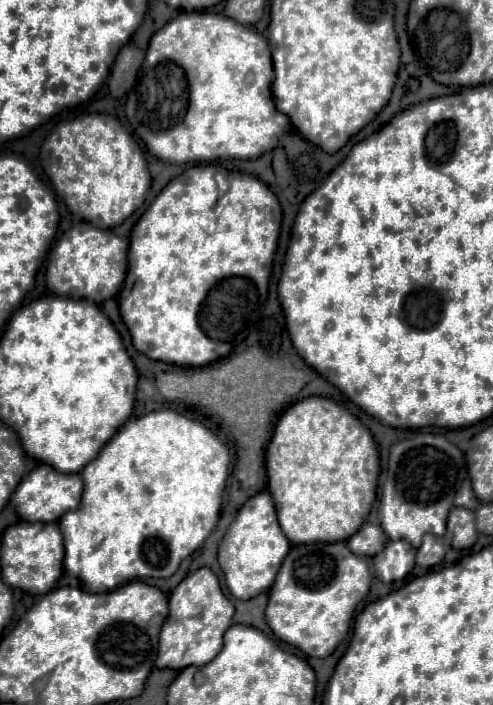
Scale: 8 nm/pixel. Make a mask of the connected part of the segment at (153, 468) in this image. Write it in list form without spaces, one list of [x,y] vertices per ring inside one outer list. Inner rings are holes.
[[[163,409],[163,411],[153,411],[153,413],[146,414],[141,419],[133,419],[127,425],[123,425],[119,429],[119,433],[105,445],[105,449],[99,453],[99,457],[95,461],[91,461],[81,477],[85,483],[85,491],[83,491],[83,503],[79,509],[75,511],[67,511],[67,515],[63,515],[63,519],[59,521],[61,533],[63,533],[64,543],[64,573],[62,574],[72,576],[79,580],[81,588],[91,593],[107,593],[131,579],[139,579],[139,577],[171,577],[181,561],[185,557],[189,557],[191,553],[195,553],[203,541],[209,537],[209,533],[215,529],[217,519],[219,519],[219,509],[221,509],[222,493],[226,486],[226,480],[230,474],[231,457],[228,448],[221,445],[215,435],[205,429],[201,423],[191,421],[183,415],[177,415],[175,411]]]

